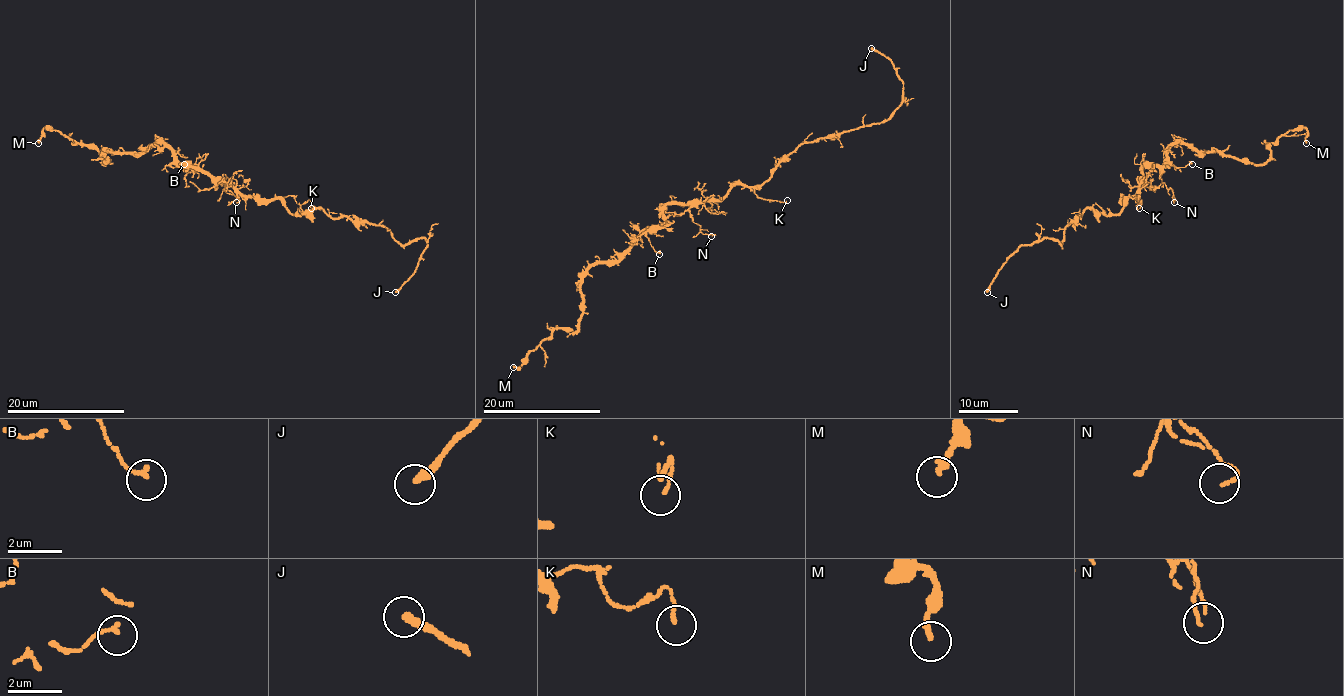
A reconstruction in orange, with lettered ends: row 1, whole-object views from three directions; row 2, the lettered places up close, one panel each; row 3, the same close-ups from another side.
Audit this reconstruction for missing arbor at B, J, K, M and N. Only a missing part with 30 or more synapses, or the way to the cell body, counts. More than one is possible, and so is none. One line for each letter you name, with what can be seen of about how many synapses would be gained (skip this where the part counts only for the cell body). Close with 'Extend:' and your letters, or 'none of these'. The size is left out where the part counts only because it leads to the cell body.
Extend: J

